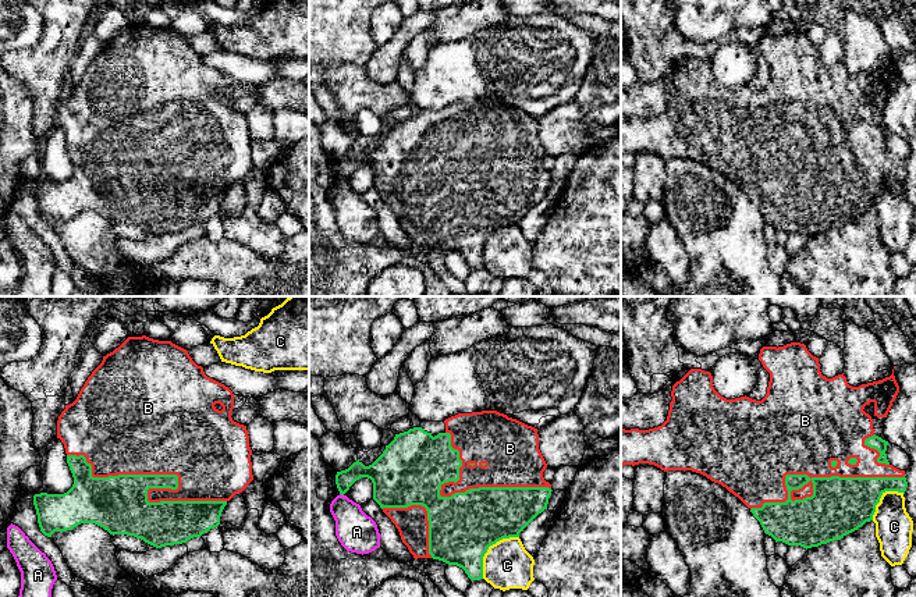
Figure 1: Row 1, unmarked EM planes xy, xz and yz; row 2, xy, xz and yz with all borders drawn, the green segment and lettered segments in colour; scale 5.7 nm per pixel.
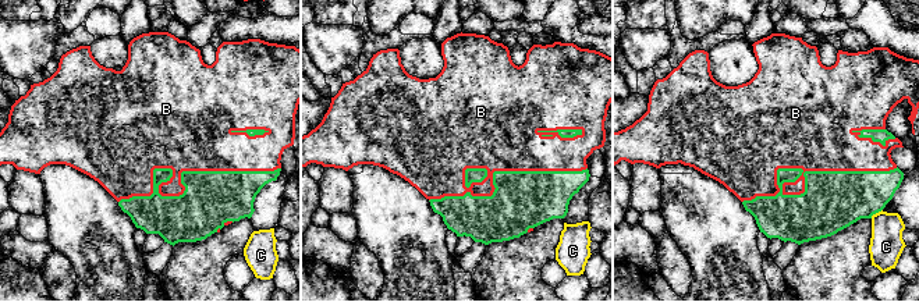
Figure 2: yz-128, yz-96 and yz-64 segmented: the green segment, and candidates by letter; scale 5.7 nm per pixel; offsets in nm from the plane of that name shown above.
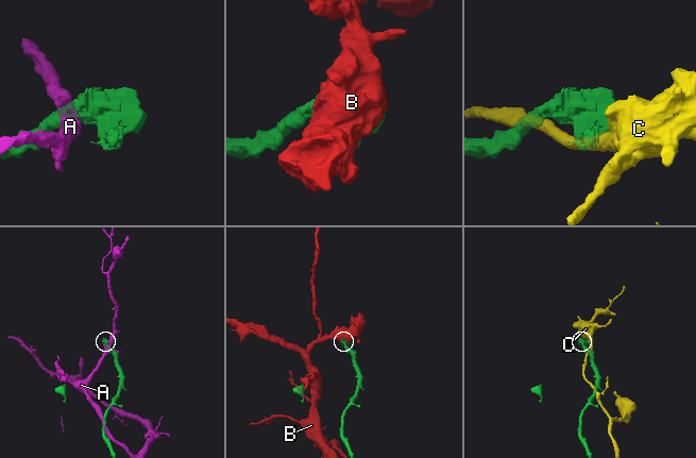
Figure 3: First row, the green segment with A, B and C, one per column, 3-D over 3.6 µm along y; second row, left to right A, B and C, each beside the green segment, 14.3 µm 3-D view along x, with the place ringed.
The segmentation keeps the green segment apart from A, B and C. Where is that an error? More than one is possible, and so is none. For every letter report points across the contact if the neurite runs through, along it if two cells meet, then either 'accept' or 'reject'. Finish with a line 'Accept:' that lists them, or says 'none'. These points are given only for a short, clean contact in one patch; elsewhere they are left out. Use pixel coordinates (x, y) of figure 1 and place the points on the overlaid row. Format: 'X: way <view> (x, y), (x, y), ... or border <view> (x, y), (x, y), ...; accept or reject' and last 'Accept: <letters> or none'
A: reject
B: accept
C: reject
Accept: B

